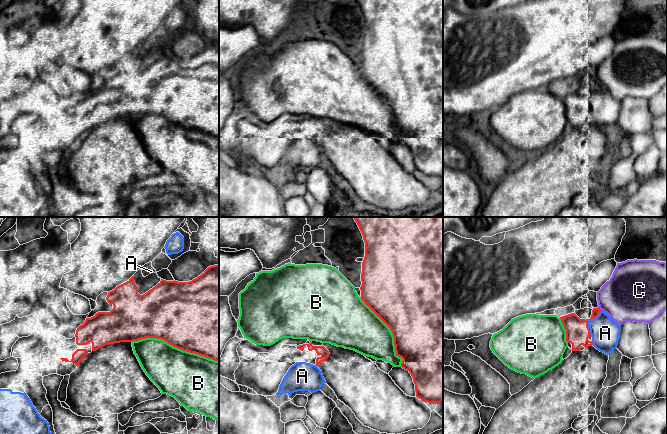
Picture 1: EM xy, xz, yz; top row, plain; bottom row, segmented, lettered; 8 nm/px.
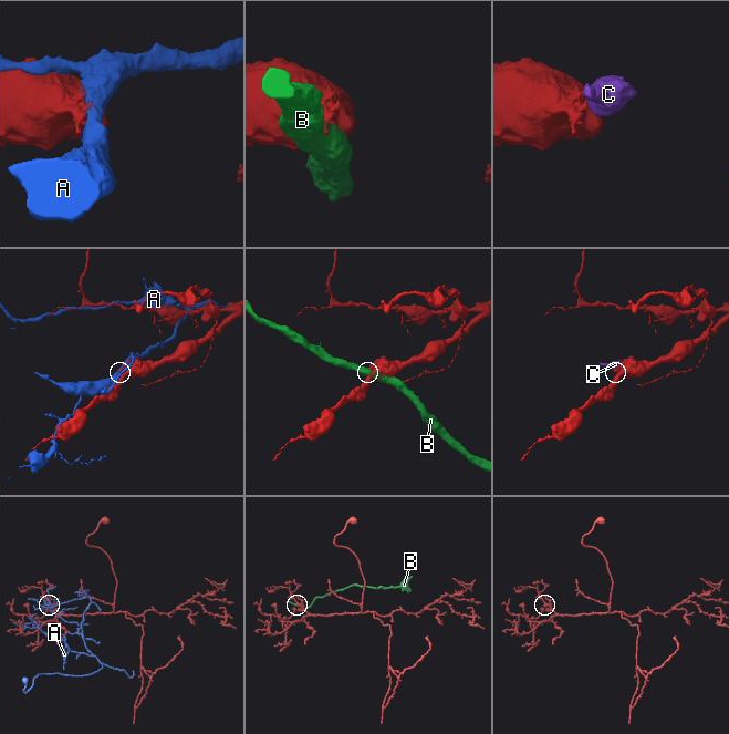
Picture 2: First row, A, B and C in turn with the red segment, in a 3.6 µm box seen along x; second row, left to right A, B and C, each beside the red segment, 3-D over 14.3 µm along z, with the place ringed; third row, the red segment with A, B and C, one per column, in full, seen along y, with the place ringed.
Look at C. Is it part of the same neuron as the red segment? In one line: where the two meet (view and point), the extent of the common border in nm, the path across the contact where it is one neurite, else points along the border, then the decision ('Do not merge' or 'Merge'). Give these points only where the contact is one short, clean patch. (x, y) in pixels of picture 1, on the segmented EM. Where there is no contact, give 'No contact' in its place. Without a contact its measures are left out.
Touches red at yz (599, 308). Shared border 40 nm. Do not merge

